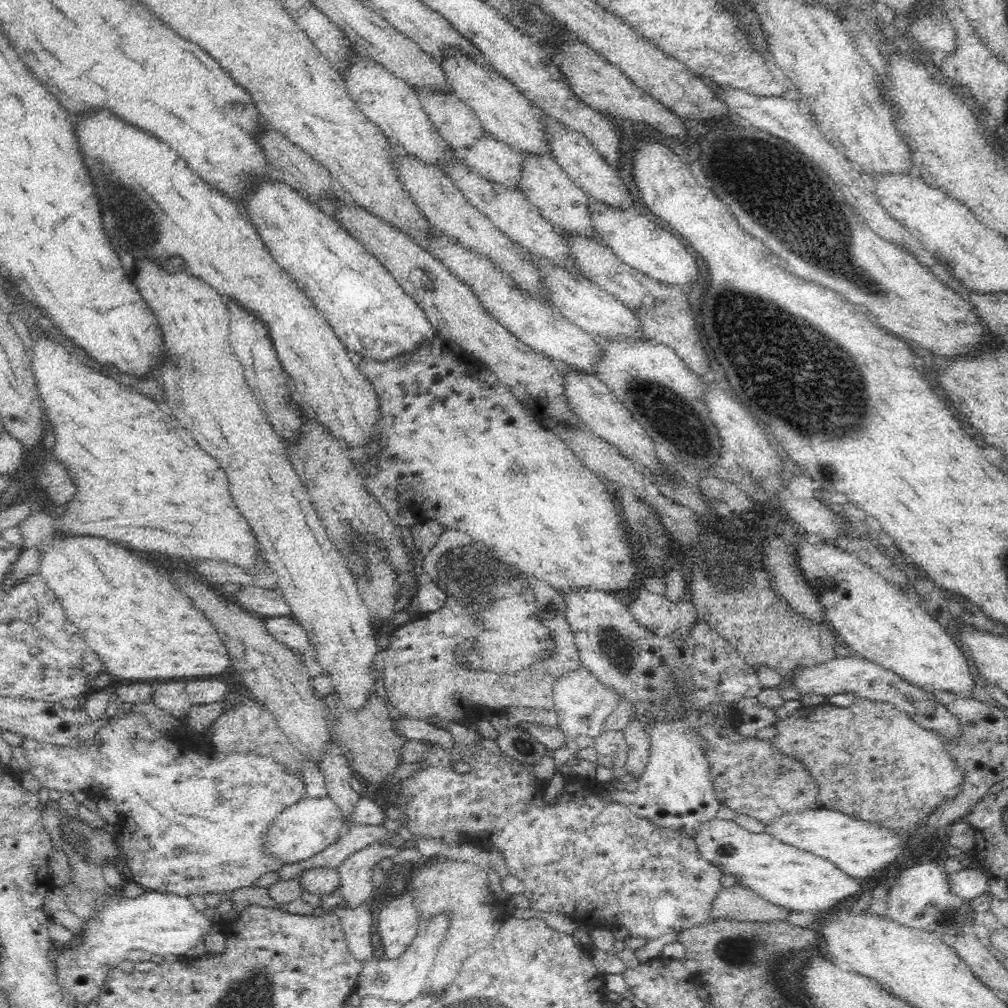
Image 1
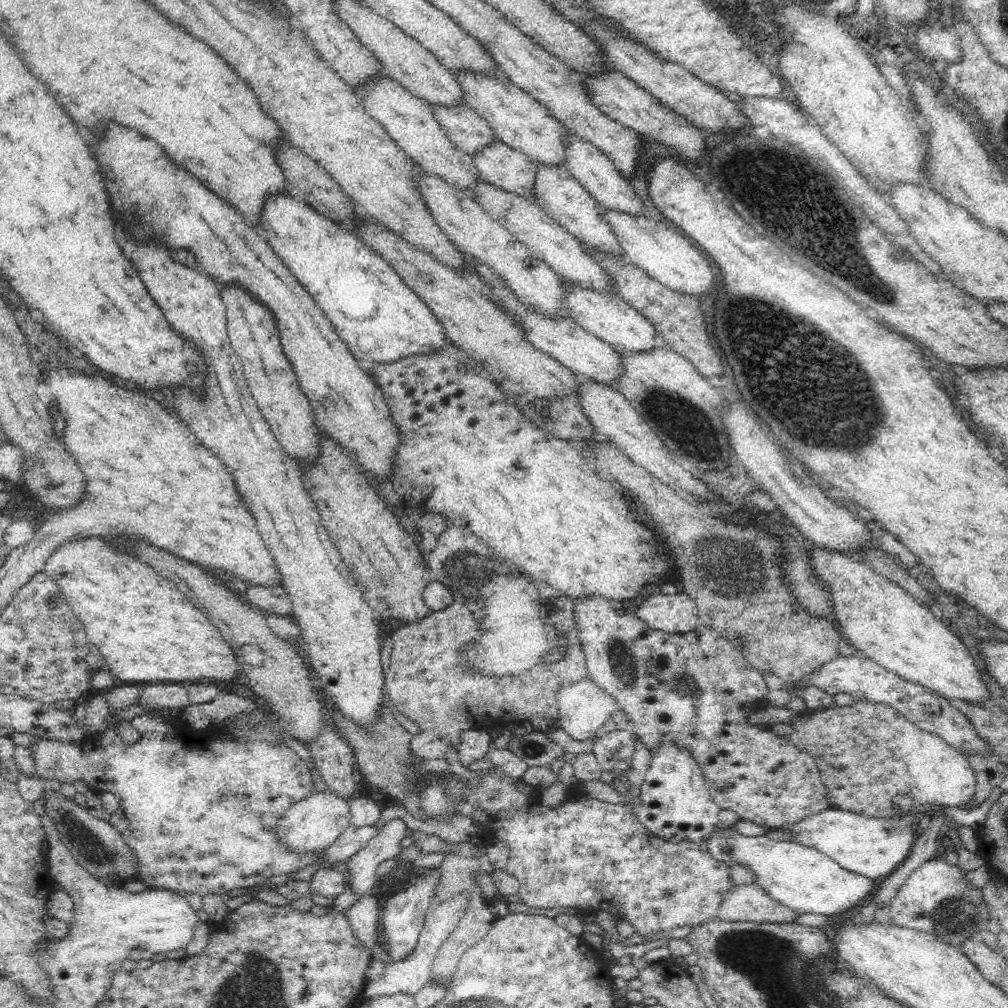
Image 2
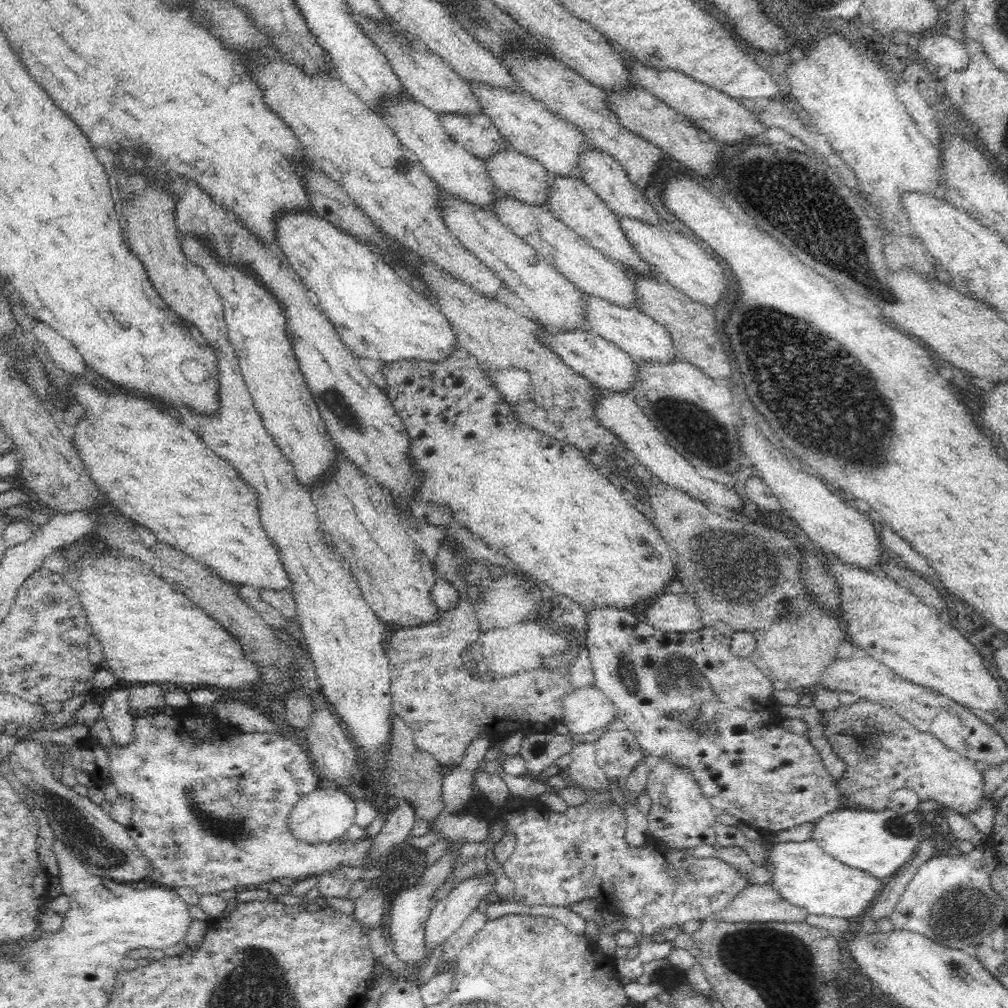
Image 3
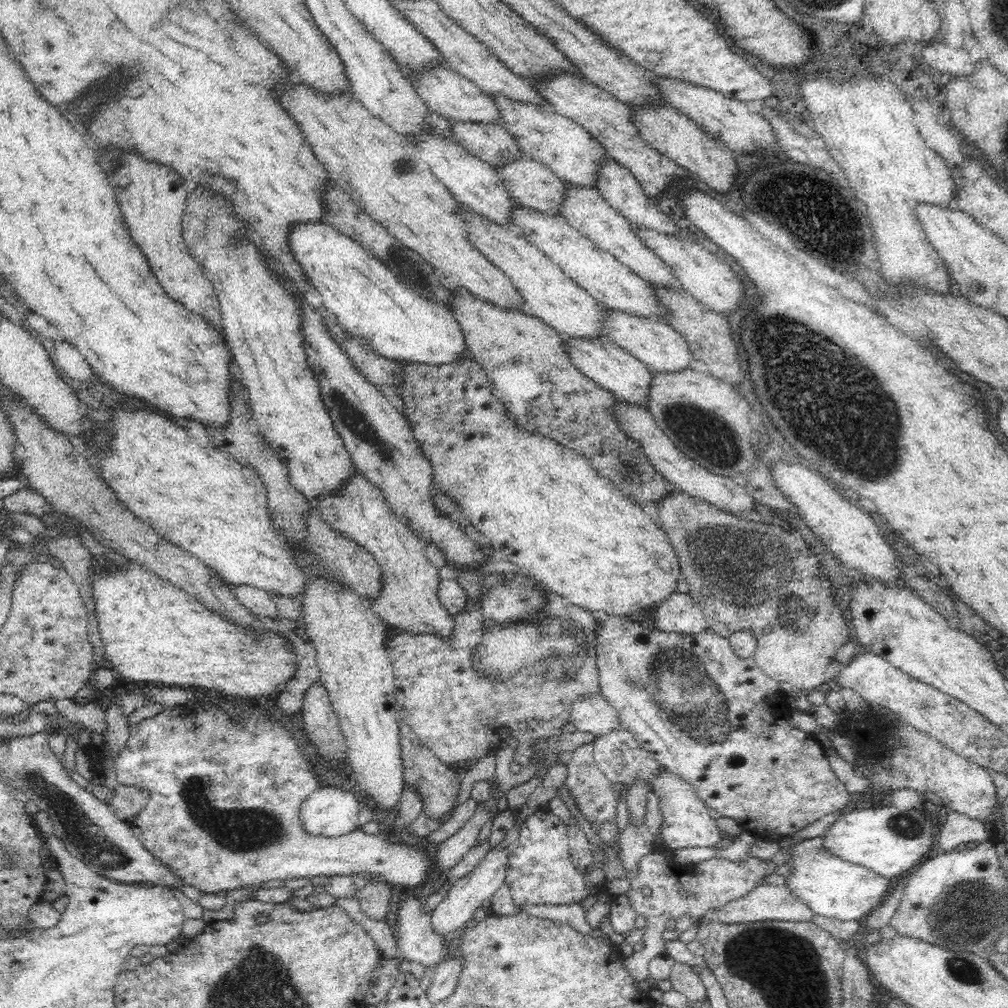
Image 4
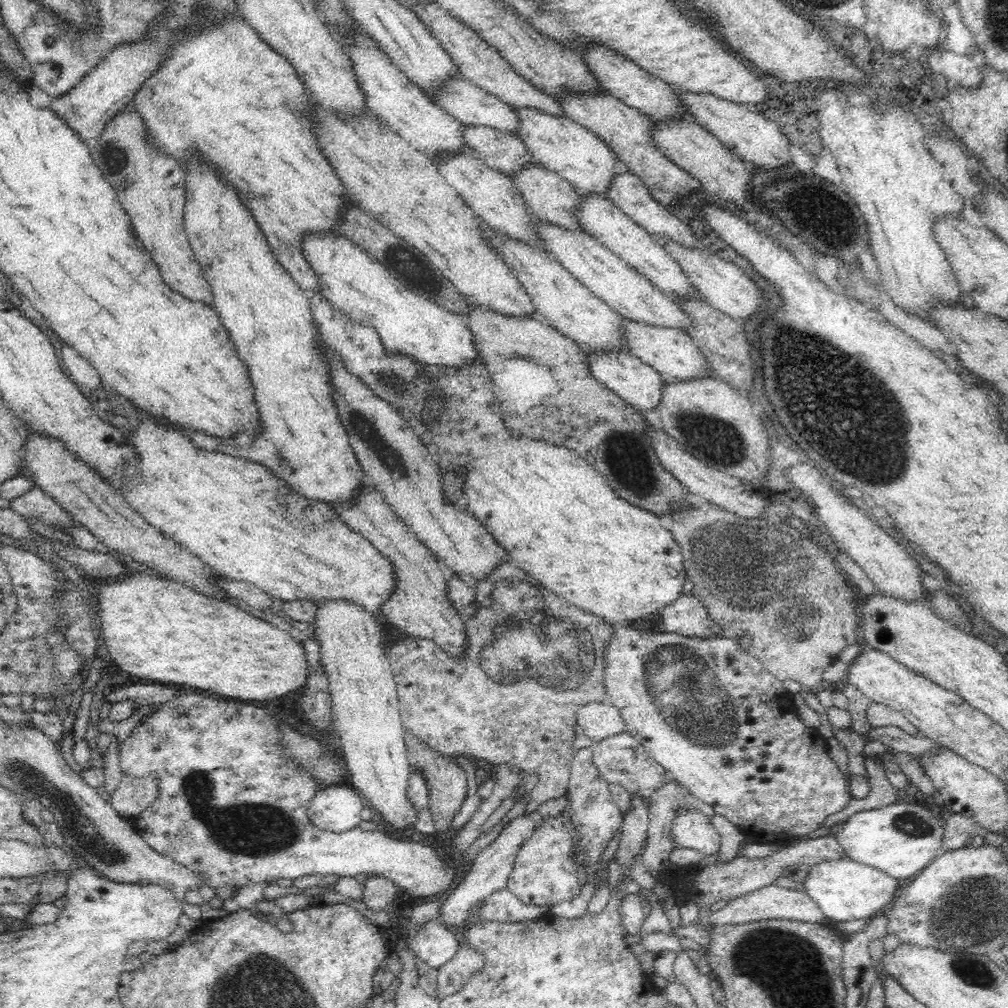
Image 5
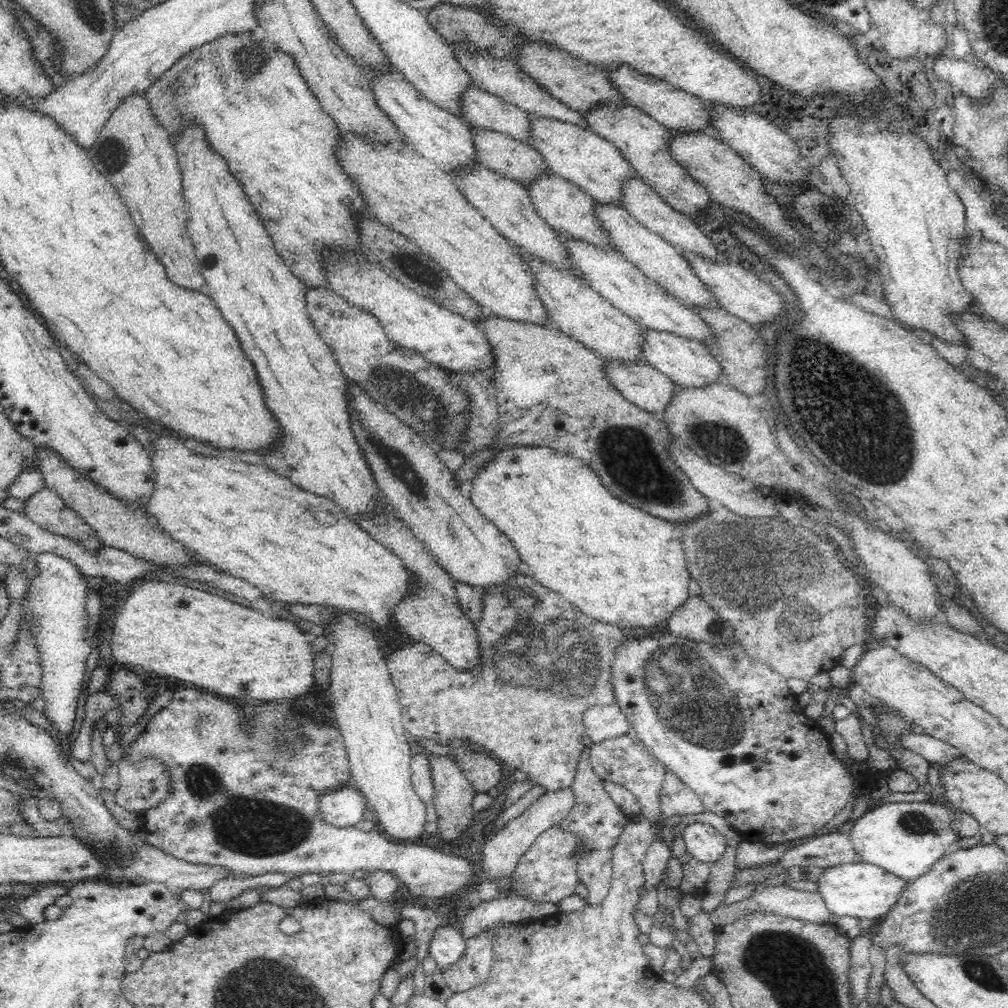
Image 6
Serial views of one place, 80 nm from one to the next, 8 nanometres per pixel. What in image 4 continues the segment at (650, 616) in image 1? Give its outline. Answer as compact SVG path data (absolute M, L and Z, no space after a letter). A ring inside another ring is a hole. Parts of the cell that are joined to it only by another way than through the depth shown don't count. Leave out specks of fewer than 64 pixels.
M674 591L651 610L655 627L664 632L699 633L708 628L703 609L689 593Z

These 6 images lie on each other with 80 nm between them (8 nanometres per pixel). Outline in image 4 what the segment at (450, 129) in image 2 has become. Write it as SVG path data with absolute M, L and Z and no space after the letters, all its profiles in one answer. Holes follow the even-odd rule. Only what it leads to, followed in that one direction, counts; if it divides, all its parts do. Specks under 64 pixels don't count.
M452 120L451 129L455 141L493 167L510 164L523 157L513 136L500 124Z

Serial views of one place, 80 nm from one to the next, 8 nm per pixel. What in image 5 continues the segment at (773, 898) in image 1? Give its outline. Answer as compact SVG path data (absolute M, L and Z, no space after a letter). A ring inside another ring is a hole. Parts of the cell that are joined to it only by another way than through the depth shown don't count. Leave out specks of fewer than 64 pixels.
M852 859L825 860L810 865L803 890L820 908L829 920L834 922L871 919L892 905L903 886L903 881L892 878L881 870L876 870Z

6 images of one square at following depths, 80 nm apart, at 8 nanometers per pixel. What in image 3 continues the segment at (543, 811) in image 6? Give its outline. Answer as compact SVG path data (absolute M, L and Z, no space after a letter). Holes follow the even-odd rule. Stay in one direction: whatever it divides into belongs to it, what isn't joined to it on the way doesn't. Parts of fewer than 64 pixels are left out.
M487 870L487 872L487 875L462 880L445 898L434 903L425 922L425 952L430 954L427 958L431 957L431 953L440 943L443 943L449 936L452 936L452 934L461 928L462 923L470 916L470 913L477 908L480 900L490 894L491 890L494 890L495 876L493 872L489 872L489 870Z

